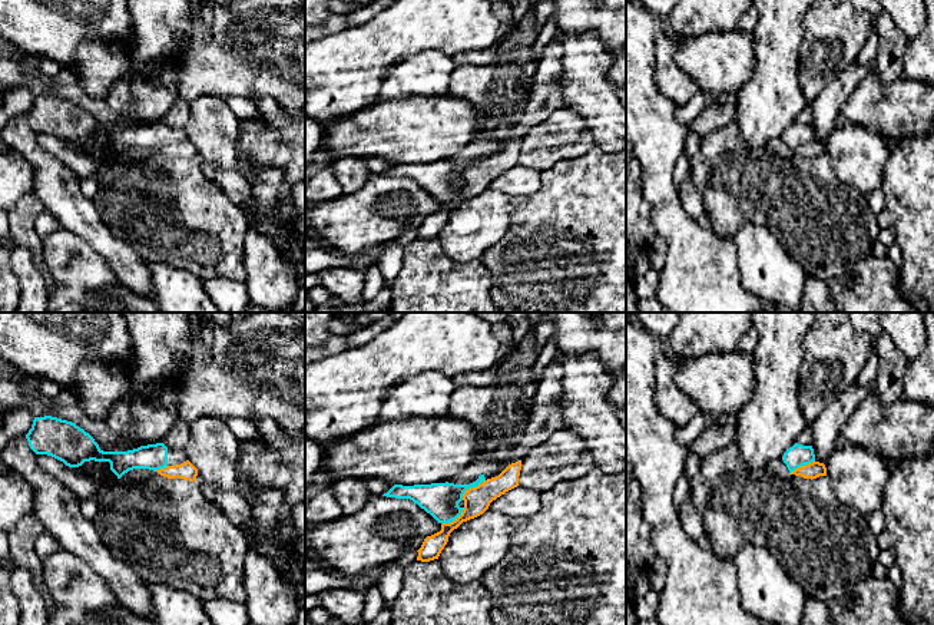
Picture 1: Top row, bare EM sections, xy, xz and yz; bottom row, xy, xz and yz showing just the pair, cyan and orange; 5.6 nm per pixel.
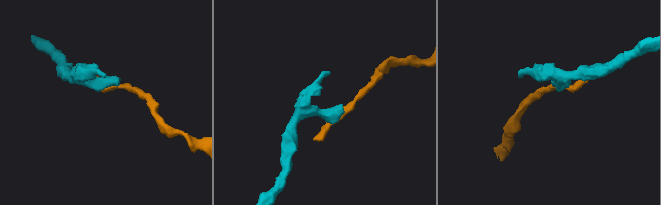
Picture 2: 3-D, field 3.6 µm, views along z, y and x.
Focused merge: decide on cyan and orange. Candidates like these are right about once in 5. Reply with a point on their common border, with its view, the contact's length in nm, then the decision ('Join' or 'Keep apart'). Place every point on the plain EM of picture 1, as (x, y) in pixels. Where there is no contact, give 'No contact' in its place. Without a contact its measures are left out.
Touches cyan at xz (470, 165). Shared border 180 nm. Keep apart

